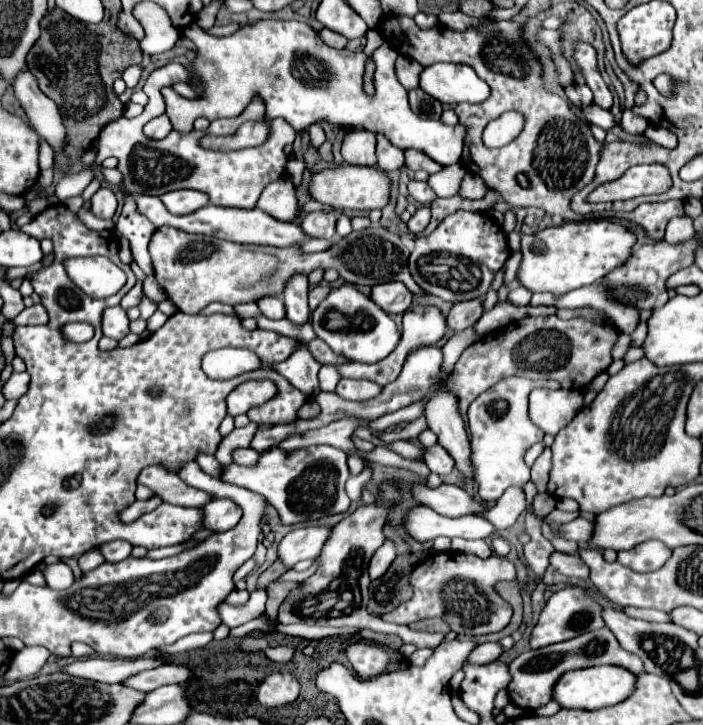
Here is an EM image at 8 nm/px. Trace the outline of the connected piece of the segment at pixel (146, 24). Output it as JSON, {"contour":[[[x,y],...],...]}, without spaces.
{"contour":[[[145,1],[145,3],[139,3],[133,13],[135,17],[139,17],[139,23],[145,29],[145,37],[143,41],[139,41],[143,53],[157,55],[157,53],[169,51],[175,45],[179,31],[171,25],[169,15],[159,5]]]}

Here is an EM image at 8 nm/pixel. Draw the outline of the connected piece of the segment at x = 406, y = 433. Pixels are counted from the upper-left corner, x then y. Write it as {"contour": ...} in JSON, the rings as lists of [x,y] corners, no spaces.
{"contour":[[[417,417],[415,421],[407,423],[407,427],[403,427],[399,433],[397,433],[397,439],[417,439],[419,433],[423,433],[423,429],[429,429],[425,417]]]}

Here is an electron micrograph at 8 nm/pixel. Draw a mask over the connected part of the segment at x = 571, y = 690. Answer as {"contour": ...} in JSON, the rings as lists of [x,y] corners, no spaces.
{"contour":[[[589,667],[589,669],[577,669],[565,673],[553,689],[553,701],[559,703],[565,709],[601,709],[609,705],[617,705],[619,701],[627,699],[633,691],[635,675],[623,667]]]}

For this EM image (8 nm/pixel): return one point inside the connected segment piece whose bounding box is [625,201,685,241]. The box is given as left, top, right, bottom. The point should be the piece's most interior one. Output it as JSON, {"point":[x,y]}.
{"point":[653,217]}

